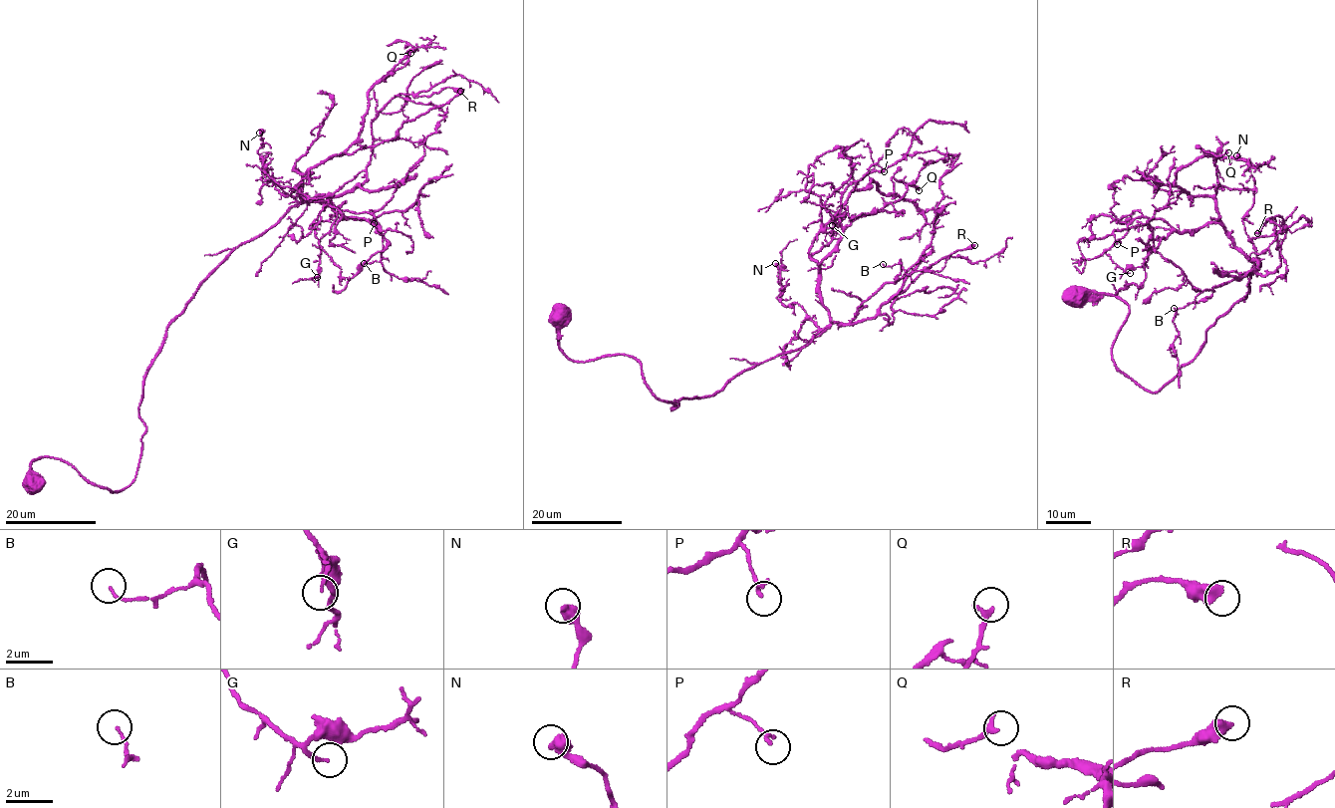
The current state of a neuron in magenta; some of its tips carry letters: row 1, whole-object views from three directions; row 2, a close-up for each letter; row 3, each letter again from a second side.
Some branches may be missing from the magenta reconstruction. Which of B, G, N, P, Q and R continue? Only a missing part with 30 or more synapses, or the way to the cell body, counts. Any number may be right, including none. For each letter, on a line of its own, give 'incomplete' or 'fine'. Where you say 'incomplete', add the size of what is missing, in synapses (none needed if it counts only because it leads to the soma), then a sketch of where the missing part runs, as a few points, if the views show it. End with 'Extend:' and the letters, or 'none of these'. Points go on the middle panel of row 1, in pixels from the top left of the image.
B: fine
G: fine
N: fine
P: fine
Q: fine
R: fine
Extend: none of these

